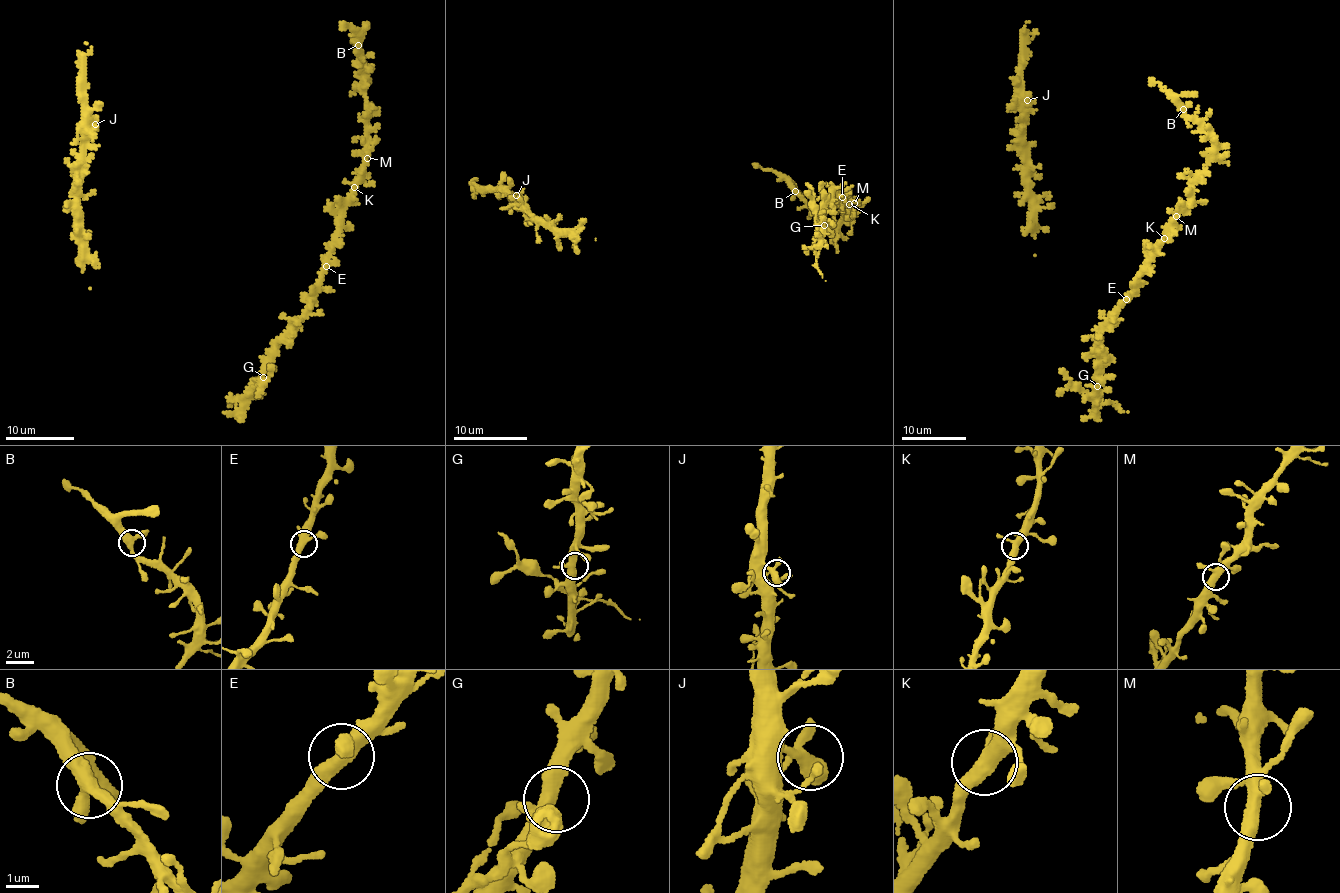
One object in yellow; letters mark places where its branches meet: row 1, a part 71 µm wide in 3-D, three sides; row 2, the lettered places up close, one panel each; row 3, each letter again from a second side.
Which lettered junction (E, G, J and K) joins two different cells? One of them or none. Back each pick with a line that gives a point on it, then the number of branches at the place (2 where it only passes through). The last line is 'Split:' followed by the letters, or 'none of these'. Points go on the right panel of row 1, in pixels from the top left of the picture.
Split: none of these

